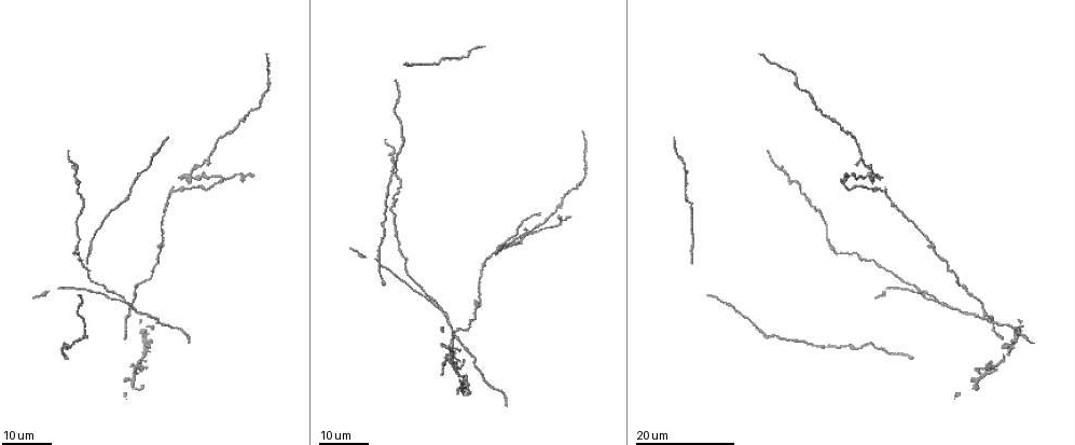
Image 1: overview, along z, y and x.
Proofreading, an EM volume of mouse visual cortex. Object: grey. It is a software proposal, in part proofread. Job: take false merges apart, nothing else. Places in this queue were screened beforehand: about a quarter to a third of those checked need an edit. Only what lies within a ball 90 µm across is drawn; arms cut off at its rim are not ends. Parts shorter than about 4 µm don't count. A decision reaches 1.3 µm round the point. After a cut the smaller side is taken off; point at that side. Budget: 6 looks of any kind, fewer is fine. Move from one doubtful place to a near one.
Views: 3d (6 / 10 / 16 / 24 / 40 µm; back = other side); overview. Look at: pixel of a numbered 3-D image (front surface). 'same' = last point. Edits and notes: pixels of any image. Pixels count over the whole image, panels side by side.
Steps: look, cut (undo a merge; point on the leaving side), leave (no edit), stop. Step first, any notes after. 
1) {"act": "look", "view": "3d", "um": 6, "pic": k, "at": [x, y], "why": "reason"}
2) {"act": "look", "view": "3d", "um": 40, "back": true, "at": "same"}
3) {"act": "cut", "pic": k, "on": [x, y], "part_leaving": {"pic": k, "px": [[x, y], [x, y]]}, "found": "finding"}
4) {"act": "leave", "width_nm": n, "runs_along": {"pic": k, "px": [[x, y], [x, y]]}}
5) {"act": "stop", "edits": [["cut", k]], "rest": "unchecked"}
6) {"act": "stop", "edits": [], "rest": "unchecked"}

{"act": "look", "view": "3d", "um": 16, "pic": 1, "at": [884, 191], "why": "side arm on a straight run"}

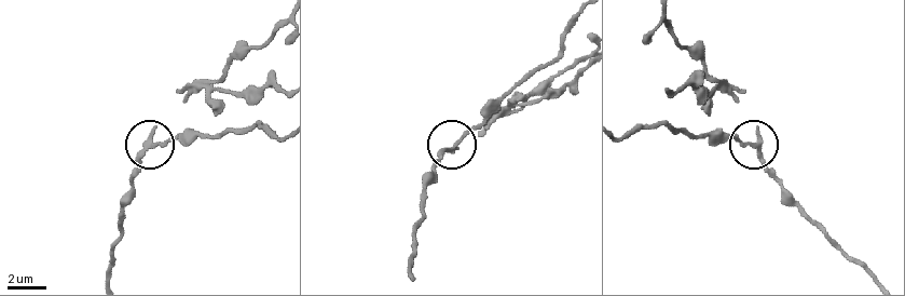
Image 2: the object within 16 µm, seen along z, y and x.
{"act": "look", "view": "3d", "um": 6, "pic": 2, "at": [446, 150]}

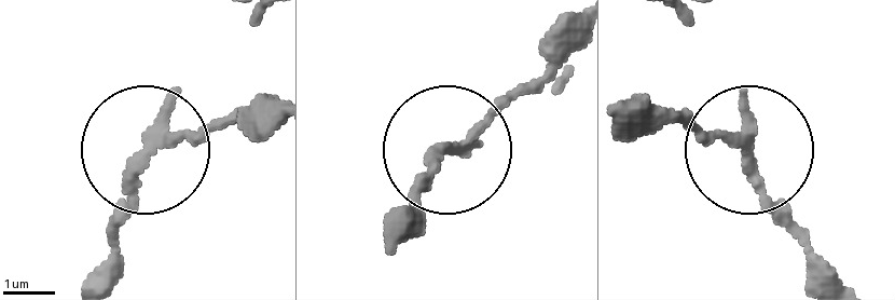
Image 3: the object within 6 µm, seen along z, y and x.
{"act": "cut", "pic": 3, "on": [219, 127], "part_leaving": {"pic": 3, "px": [[168, 144], [267, 118]]}, "found": "a second cell is stuck on"}

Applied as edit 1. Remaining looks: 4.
{"act": "look", "view": "3d", "um": 24, "pic": 1, "at": [480, 271], "why": "thick turns thin"}

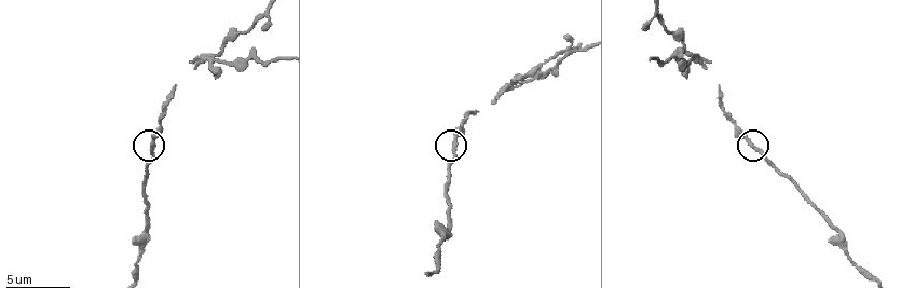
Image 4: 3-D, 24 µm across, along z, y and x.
{"act": "look", "view": "3d", "um": 6, "pic": 4, "at": [153, 150]}

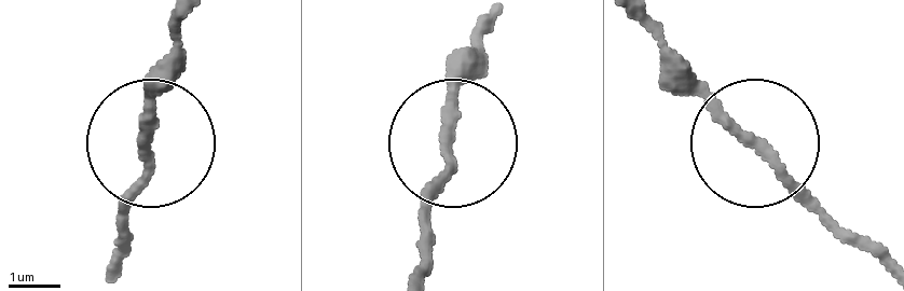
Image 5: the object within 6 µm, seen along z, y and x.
{"act": "leave", "width_nm": 220, "found": "all the same cell"}

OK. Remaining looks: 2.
{"act": "look", "view": "3d", "um": 16, "pic": 1, "at": [390, 208]}

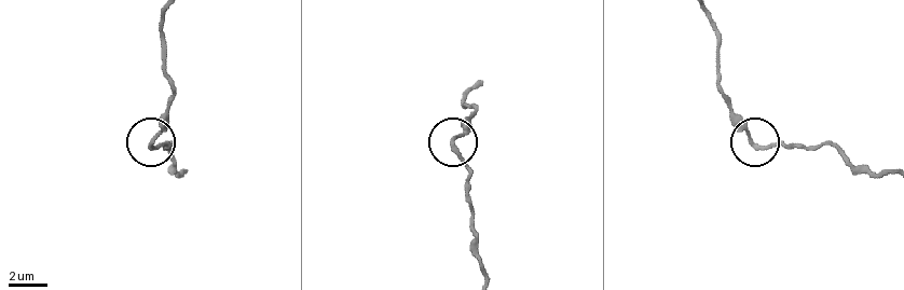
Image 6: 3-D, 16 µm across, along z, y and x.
{"act": "look", "view": "3d", "um": 10, "pic": 6, "at": [757, 147]}

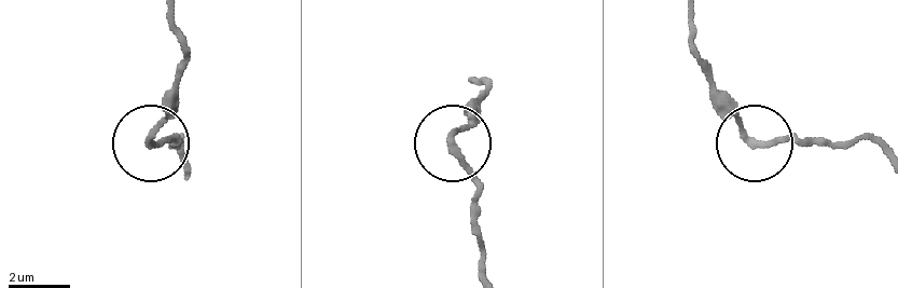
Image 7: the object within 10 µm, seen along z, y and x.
{"act": "leave", "width_nm": 200, "runs_along": {"pic": 7, "px": [[885, 151], [862, 138], [762, 142], [710, 92]]}, "found": "one cell here"}

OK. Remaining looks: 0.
{"act": "stop", "edits": [["cut", 3]], "rest": "unchecked"}

